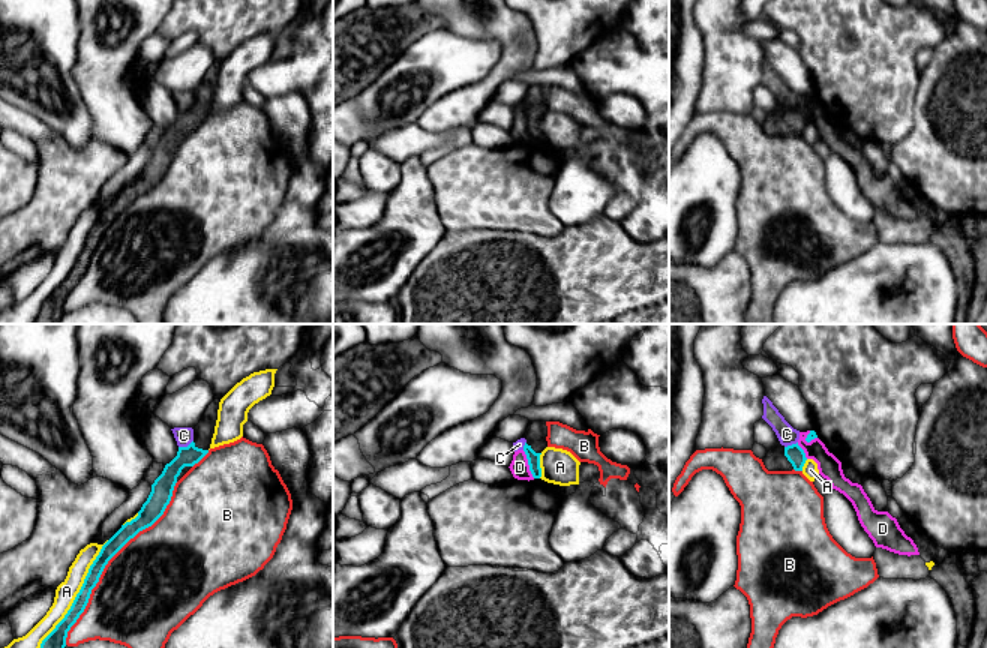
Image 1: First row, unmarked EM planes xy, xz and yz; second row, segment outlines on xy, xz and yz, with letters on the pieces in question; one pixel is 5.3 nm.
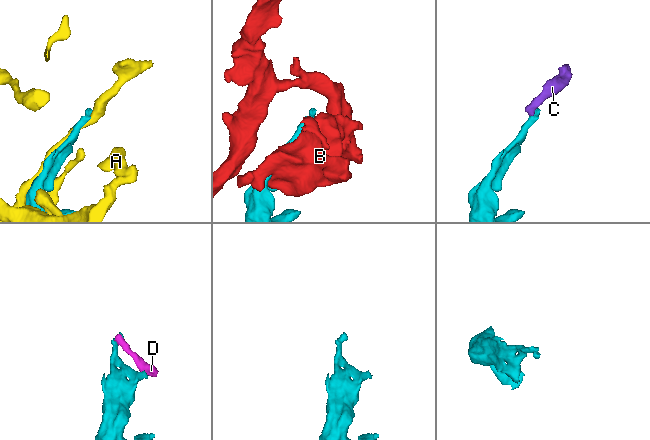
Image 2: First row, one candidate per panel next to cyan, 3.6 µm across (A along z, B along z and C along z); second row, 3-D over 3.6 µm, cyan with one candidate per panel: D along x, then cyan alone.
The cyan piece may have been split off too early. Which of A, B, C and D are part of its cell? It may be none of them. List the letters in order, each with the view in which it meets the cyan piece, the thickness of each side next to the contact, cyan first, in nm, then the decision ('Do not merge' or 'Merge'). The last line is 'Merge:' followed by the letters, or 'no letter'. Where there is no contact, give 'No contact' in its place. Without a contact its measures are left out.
A: Touches cyan in xy. Thickness 110 nm (cyan) against 110 nm. Do not merge
B: Touches cyan in xy. Thickness 90 nm (cyan) against 500 nm. Do not merge
C: Touches cyan in xy. Thickness 120 nm (cyan) against 100 nm. Do not merge
D: Touches cyan in xz. Thickness 70 nm (cyan) against 100 nm. Do not merge
Merge: no letter

